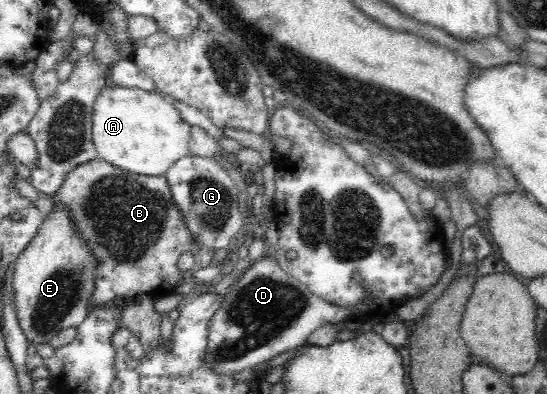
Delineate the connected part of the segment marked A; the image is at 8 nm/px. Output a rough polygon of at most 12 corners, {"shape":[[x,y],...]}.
{"shape":[[113,85],[92,107],[103,161],[160,176],[190,124],[160,92]]}

